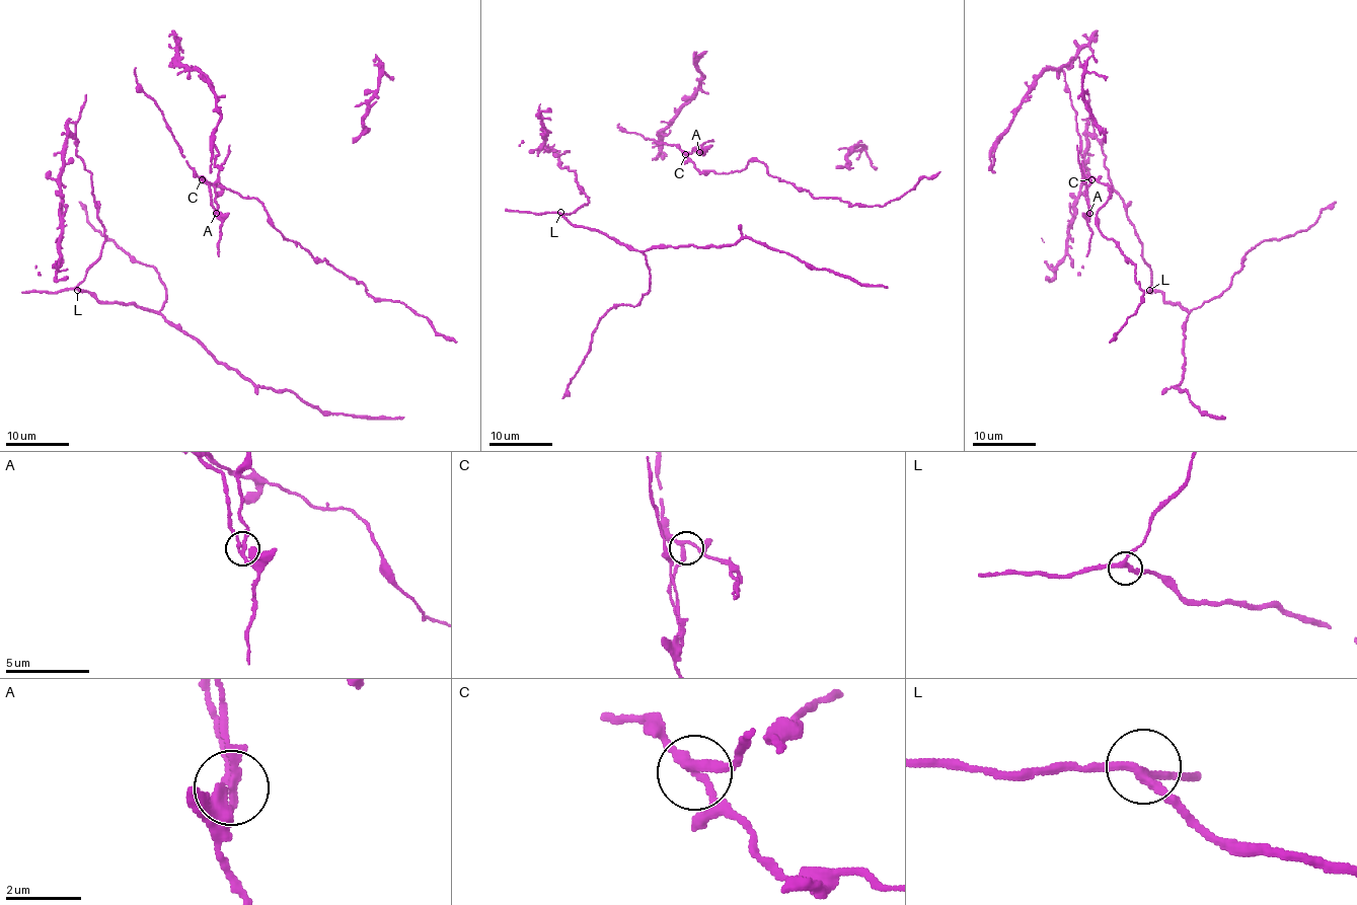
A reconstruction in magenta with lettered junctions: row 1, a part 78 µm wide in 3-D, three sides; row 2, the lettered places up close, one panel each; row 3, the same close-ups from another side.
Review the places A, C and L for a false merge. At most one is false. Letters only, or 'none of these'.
A

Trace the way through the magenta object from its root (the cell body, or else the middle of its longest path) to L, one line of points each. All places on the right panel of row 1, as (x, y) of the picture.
L: (1097, 135), (1112, 189), (1123, 202), (1126, 217), (1142, 245), (1142, 258), (1149, 268), (1149, 290)

